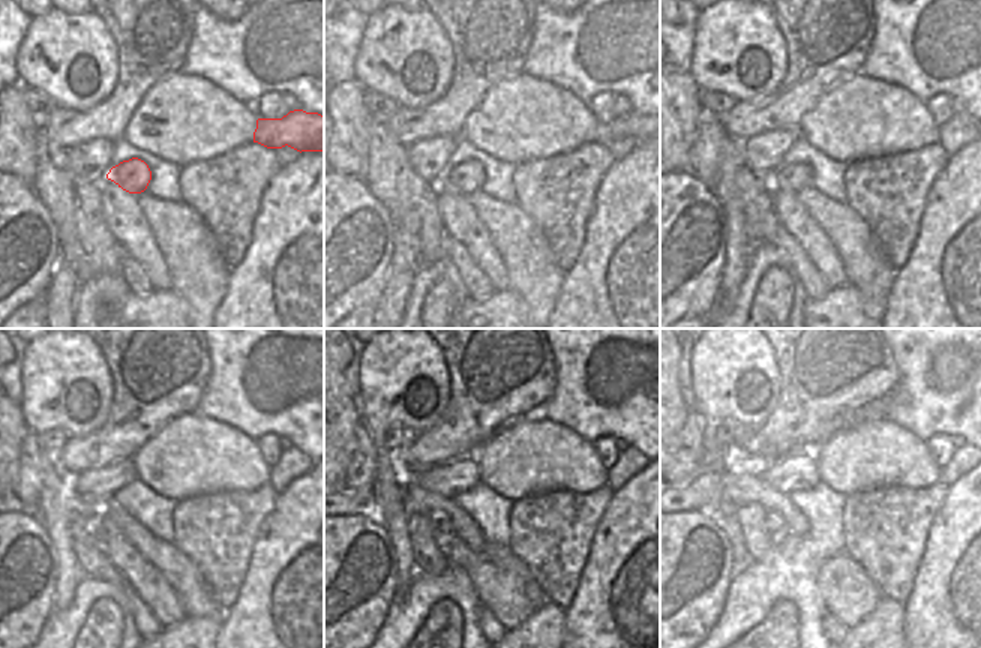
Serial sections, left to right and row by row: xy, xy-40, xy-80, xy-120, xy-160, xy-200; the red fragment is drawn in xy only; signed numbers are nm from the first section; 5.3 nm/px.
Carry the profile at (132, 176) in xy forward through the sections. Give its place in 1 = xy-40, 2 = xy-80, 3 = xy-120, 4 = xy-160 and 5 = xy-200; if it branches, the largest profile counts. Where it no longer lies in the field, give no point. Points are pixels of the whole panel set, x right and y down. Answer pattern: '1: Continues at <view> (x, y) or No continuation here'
1: Continues at xy-40 (468, 176)
2: Continues at xy-80 (789, 179)
3: Continues at xy-120 (105, 527)
4: Continues at xy-160 (440, 524)
5: Continues at xy-200 (773, 521).

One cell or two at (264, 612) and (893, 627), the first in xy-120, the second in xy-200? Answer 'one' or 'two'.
two

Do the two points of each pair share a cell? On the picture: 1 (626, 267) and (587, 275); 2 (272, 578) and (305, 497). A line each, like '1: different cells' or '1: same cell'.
1: same cell
2: same cell

